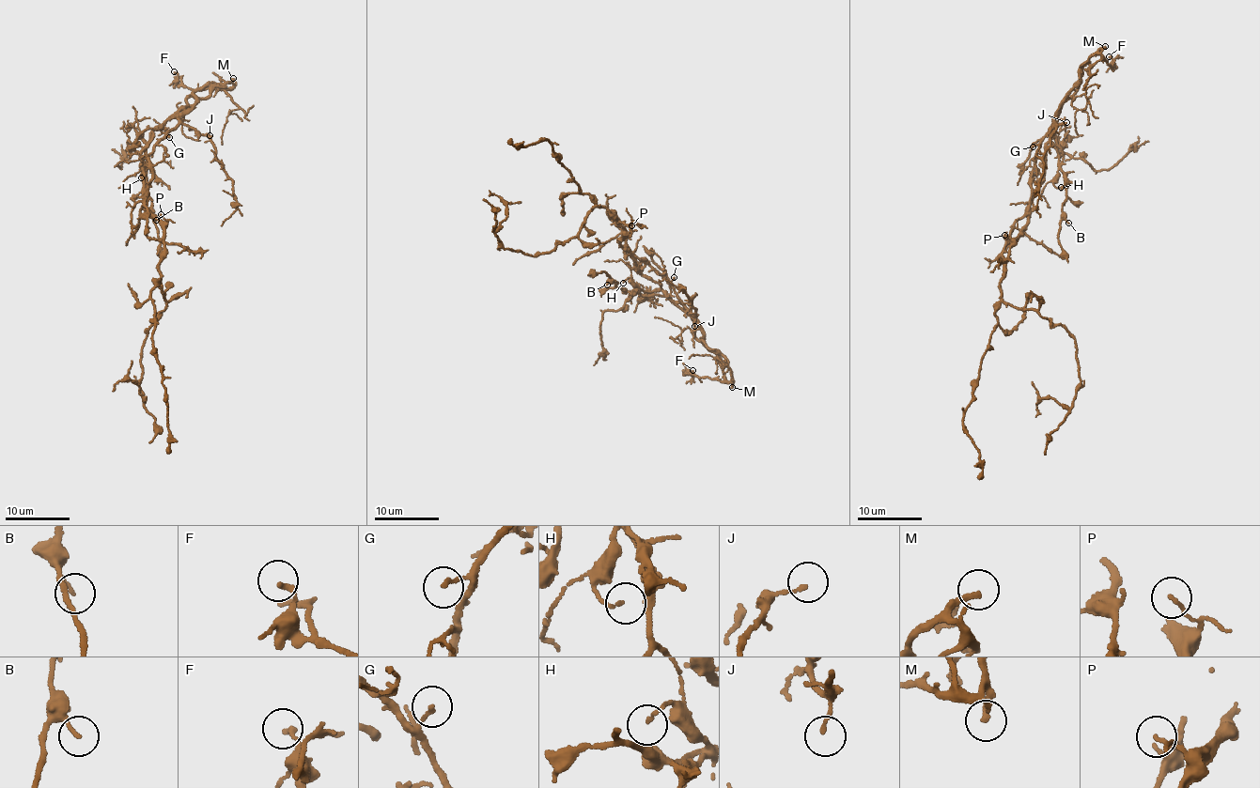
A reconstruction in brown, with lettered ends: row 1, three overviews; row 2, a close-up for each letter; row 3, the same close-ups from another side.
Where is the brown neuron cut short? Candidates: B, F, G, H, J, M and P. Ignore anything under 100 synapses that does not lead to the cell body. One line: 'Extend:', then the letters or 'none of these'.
Extend: M

